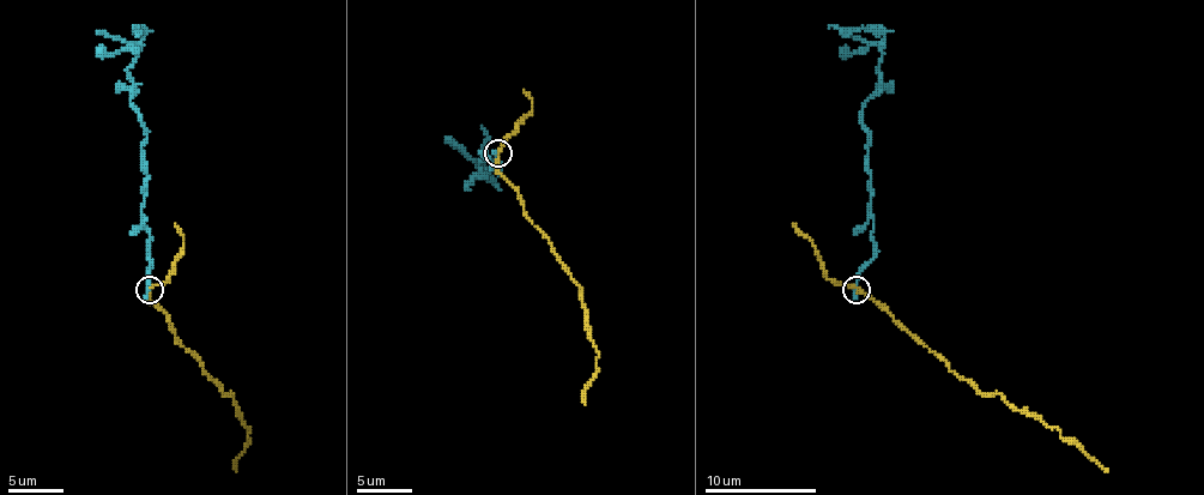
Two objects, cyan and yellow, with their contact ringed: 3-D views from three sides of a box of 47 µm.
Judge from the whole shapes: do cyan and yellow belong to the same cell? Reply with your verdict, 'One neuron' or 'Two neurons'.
Two neurons

